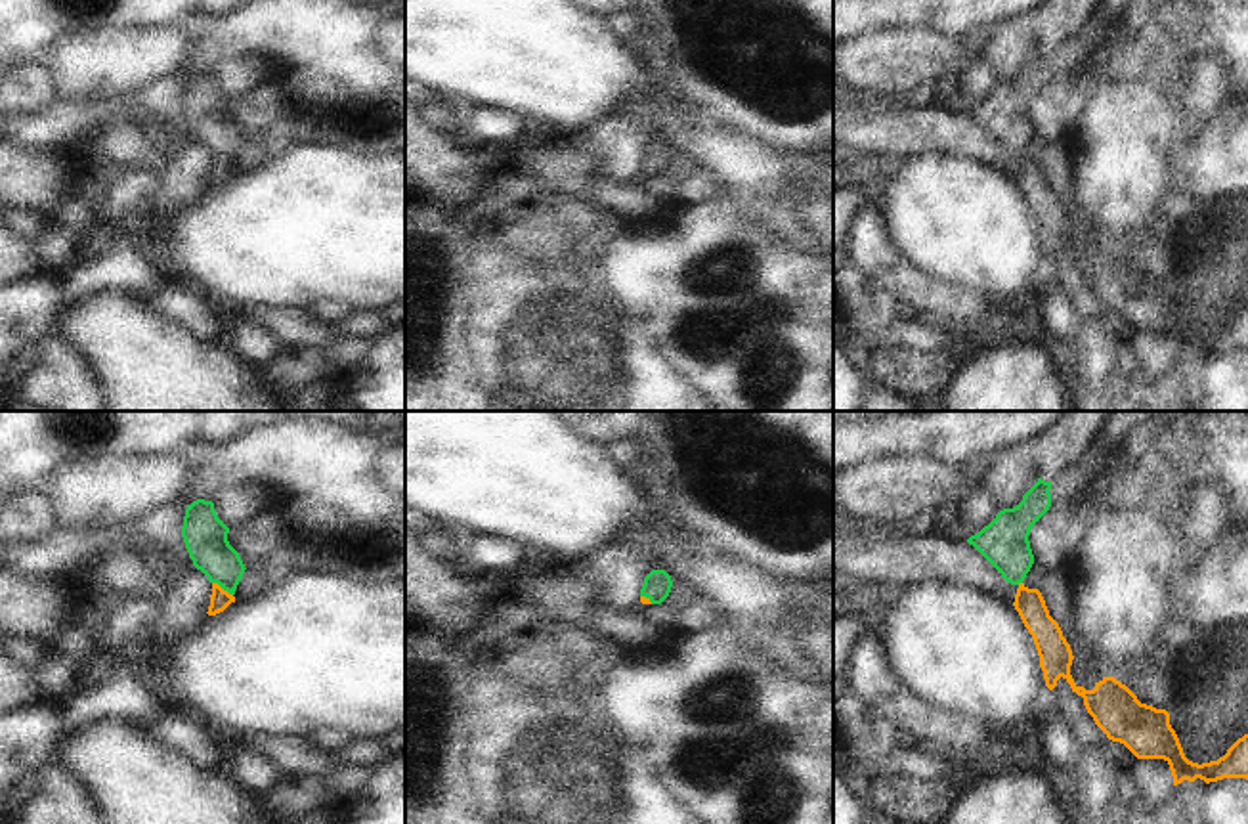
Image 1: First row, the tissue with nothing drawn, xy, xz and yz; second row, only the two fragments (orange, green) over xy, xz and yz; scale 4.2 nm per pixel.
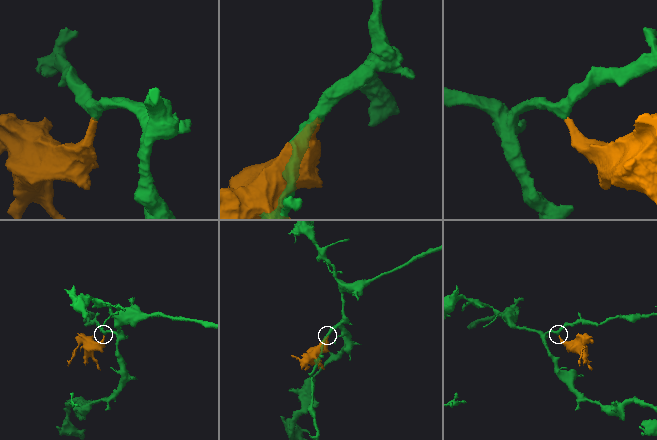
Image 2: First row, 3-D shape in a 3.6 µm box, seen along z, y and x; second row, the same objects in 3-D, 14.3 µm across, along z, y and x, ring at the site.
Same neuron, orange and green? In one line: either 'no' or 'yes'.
yes

